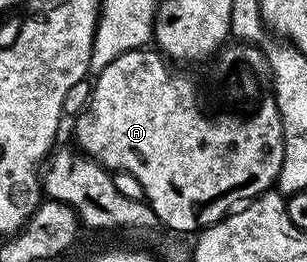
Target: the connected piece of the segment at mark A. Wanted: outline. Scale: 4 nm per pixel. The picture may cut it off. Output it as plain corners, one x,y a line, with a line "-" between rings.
224,44
219,52
210,58
206,66
208,69
203,73
203,97
195,93
194,83
185,74
178,73
175,70
178,68
168,64
162,53
151,47
129,50
113,59
107,67
97,73
93,81
91,97
87,101
87,108
74,118
76,141
74,144
91,160
99,162
104,169
133,175
133,179
141,183
144,198
157,215
159,225
176,235
188,235
187,233
195,235
211,225
216,225
222,217
227,216
236,207
268,192
279,180
279,172
283,166
283,124
275,102
268,54
266,57
261,50
254,49
251,45
231,44

